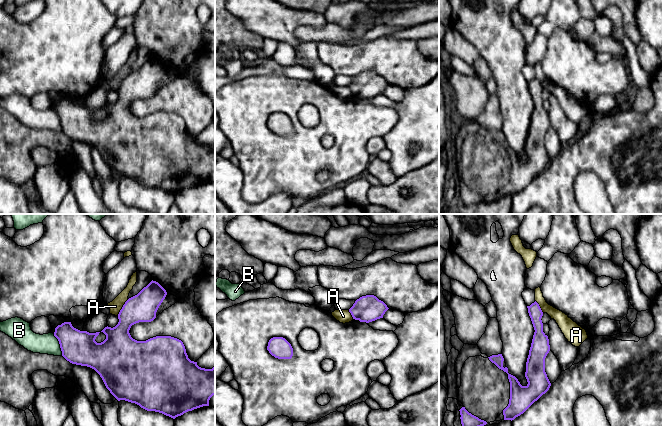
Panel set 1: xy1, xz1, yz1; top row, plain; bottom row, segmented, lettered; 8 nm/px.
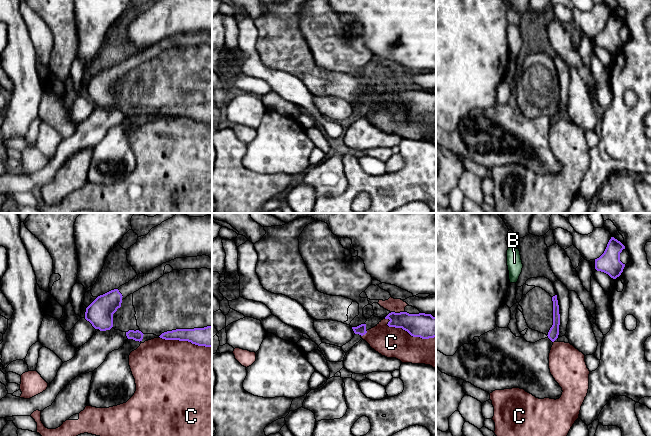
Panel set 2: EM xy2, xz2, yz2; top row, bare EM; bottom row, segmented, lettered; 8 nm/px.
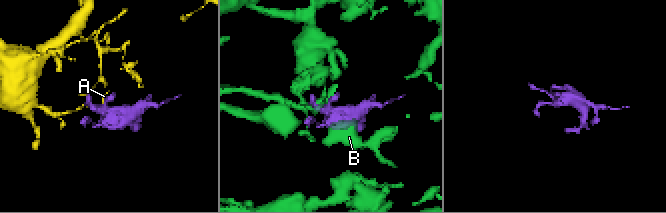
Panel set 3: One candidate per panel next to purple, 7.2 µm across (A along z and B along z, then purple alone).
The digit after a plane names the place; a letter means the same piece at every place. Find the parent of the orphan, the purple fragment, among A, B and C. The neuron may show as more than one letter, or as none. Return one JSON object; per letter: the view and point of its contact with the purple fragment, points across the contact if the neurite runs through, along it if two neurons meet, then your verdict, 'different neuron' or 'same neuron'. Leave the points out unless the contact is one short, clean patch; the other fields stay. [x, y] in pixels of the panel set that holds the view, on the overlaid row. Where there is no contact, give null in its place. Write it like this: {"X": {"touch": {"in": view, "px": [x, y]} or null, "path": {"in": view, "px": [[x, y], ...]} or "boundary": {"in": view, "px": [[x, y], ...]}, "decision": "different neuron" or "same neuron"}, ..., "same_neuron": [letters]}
{"A": {"touch": {"in": "xy1", "px": [122, 307]}, "boundary": {"in": "xy1", "px": [[128, 299], [117, 315]]}, "decision": "different neuron"}, "B": {"touch": {"in": "xy1", "px": [60, 345]}, "boundary": {"in": "xy1", "px": [[53, 334], [58, 341], [62, 355]]}, "decision": "different neuron"}, "C": {"touch": {"in": "xz2", "px": [407, 331]}, "decision": "different neuron"}, "same_neuron": []}

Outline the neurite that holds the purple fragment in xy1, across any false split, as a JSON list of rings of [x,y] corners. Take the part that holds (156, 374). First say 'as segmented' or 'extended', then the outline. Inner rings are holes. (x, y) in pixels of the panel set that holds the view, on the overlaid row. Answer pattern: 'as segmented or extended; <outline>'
as segmented; [[[151,281],[146,287],[144,287],[137,295],[129,298],[125,304],[123,305],[122,309],[120,310],[118,314],[119,322],[118,324],[111,328],[111,327],[105,327],[101,332],[103,332],[106,335],[106,339],[101,342],[97,343],[95,341],[96,337],[99,335],[100,332],[96,333],[89,333],[87,331],[80,331],[76,328],[74,328],[71,324],[71,322],[64,322],[61,325],[58,325],[55,328],[54,336],[58,339],[60,348],[62,351],[62,356],[69,361],[72,364],[81,365],[81,366],[87,366],[92,369],[94,369],[102,378],[106,388],[110,391],[110,393],[118,400],[125,400],[131,403],[135,403],[139,405],[141,408],[147,410],[147,411],[155,411],[162,413],[166,416],[169,416],[173,419],[175,419],[178,416],[183,415],[184,413],[188,411],[192,411],[194,409],[203,407],[203,406],[209,406],[209,400],[210,398],[215,395],[215,366],[212,369],[205,369],[201,368],[197,365],[197,362],[191,361],[188,358],[188,355],[186,353],[185,346],[183,342],[177,338],[171,337],[171,336],[156,336],[153,338],[150,338],[146,341],[137,341],[133,339],[129,333],[129,330],[132,325],[139,323],[139,322],[151,322],[156,318],[156,312],[165,299],[167,295],[166,290],[156,281]]]

